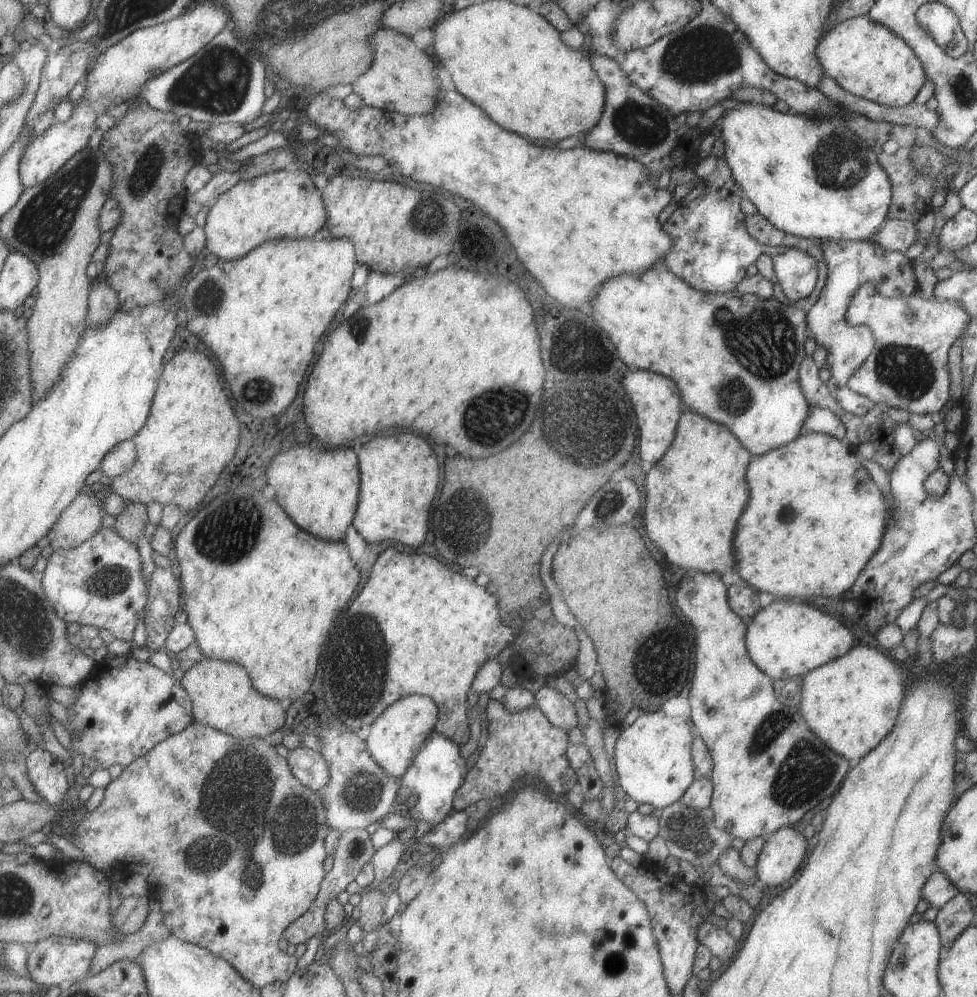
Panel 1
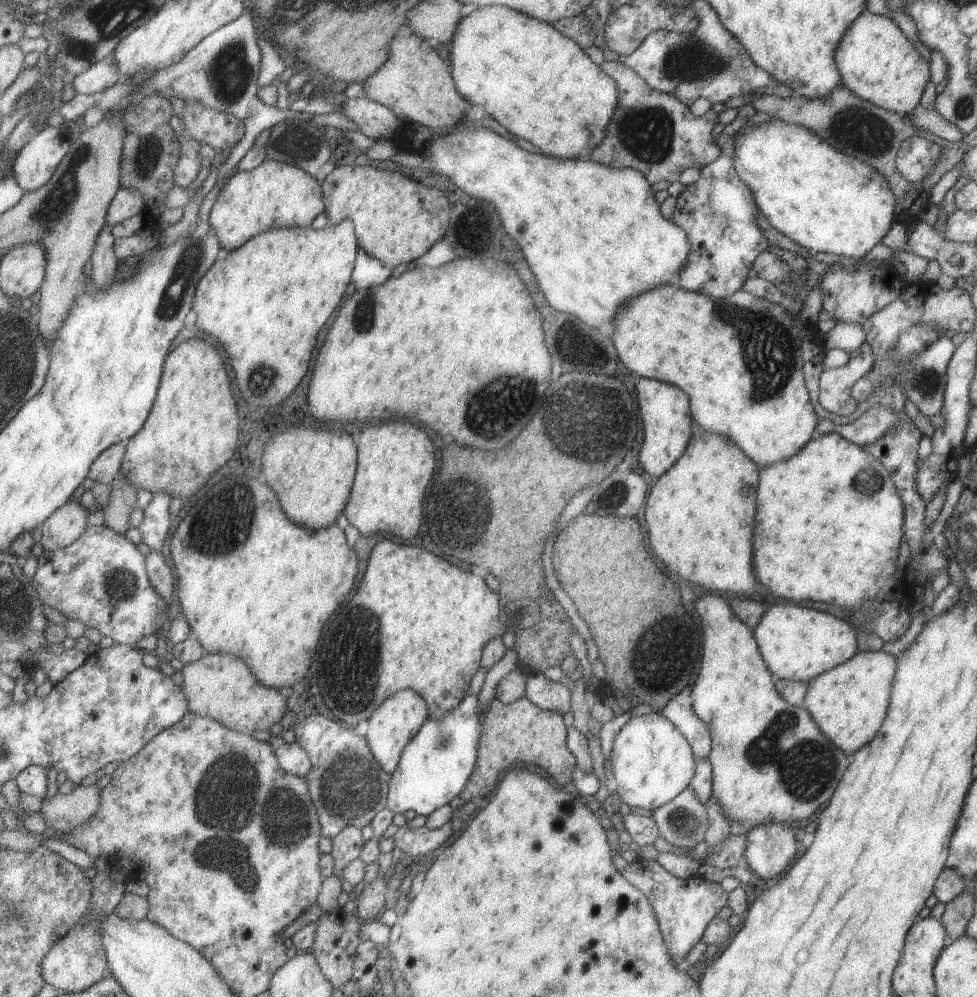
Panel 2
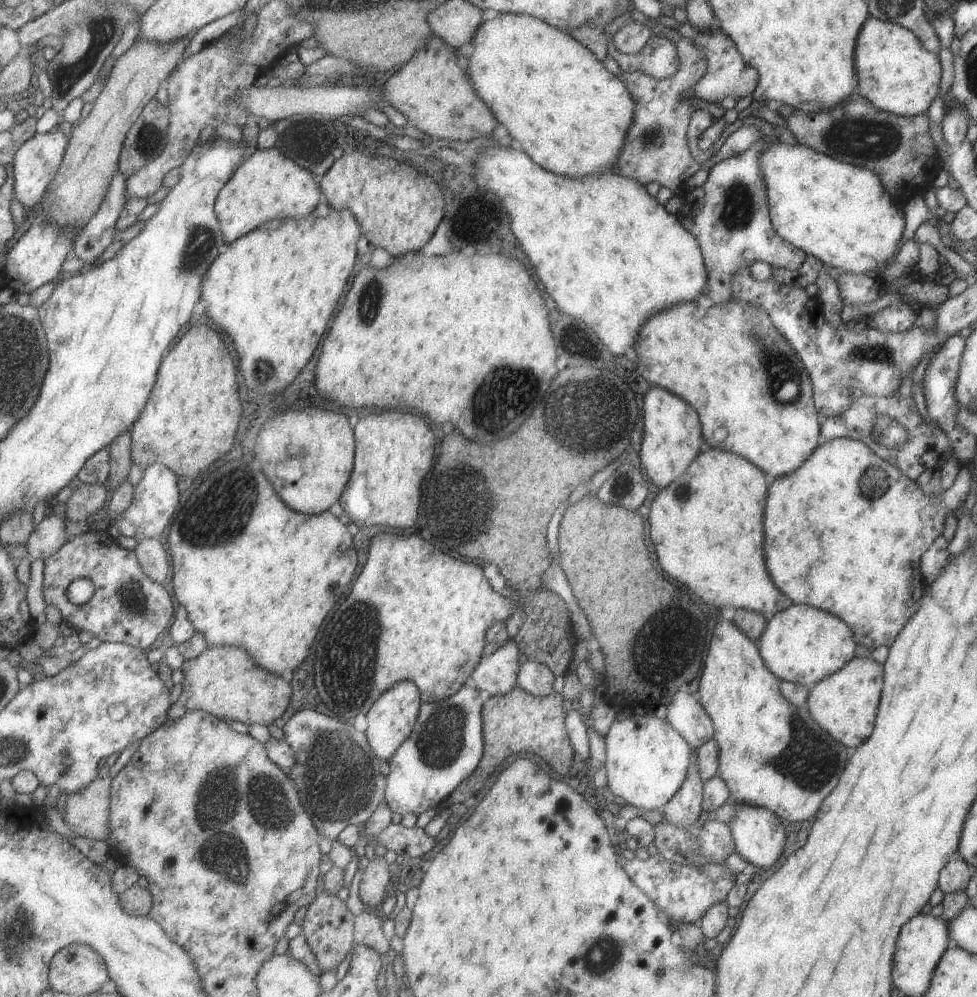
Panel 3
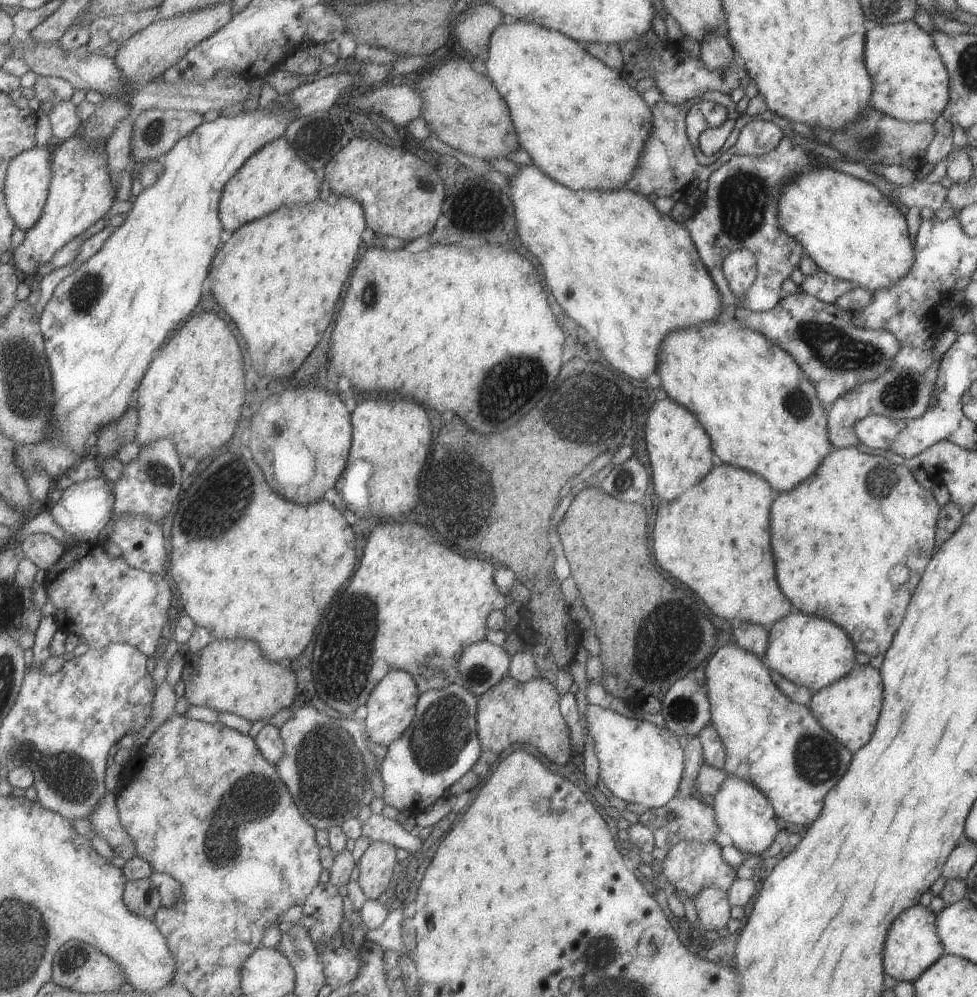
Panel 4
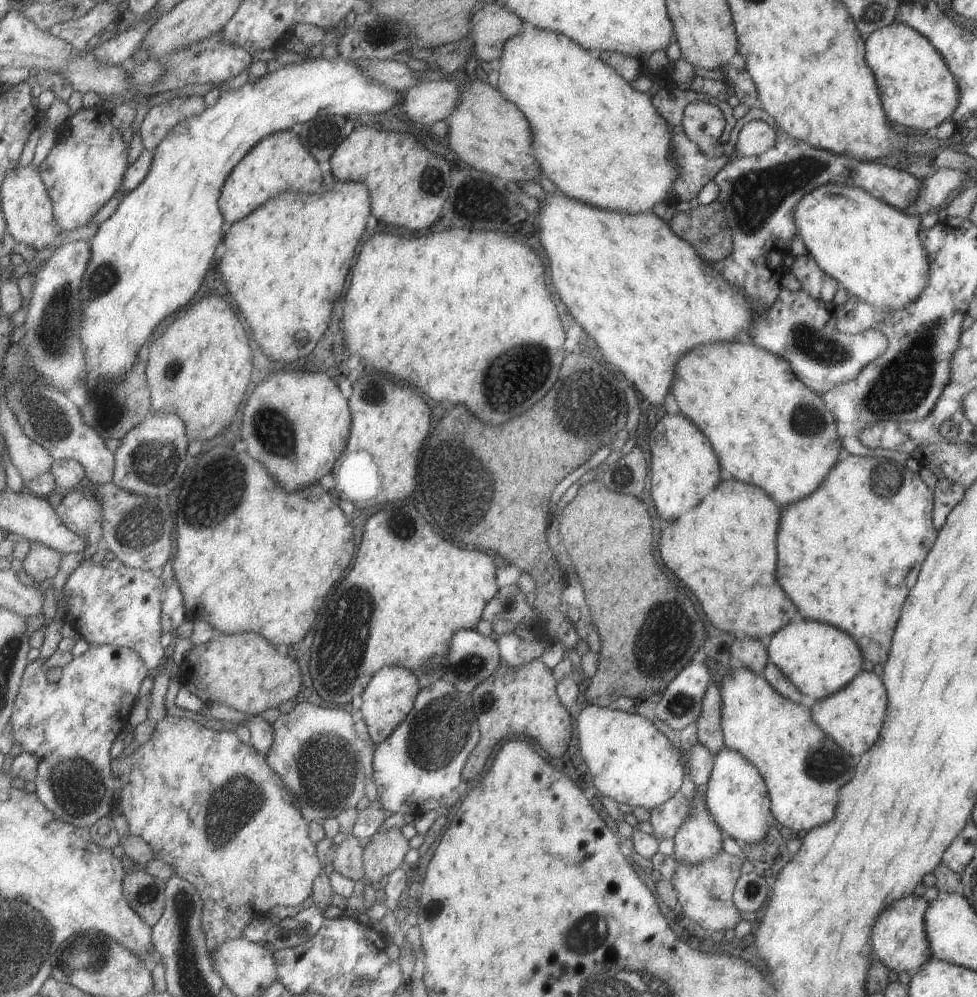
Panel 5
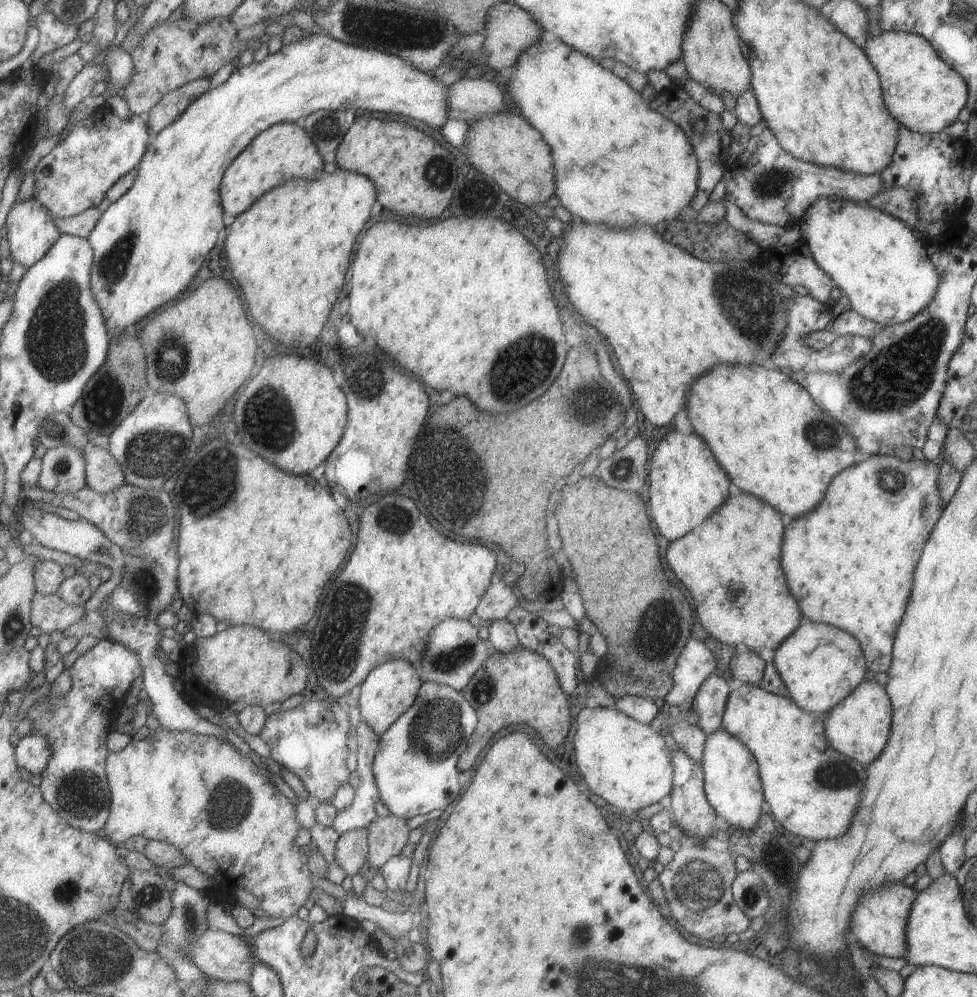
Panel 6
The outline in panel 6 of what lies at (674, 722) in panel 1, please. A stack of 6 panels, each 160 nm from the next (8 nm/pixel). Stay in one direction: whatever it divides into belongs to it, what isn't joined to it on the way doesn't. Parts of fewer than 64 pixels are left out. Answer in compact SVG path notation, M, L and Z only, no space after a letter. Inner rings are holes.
M589 704L574 720L575 763L589 792L624 812L639 810L671 792L670 741L613 707Z

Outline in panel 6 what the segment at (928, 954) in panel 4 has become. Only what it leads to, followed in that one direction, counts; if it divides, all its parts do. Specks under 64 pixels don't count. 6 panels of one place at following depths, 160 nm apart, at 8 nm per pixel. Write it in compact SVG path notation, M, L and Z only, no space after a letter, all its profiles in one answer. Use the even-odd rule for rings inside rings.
M891 882L881 888L875 888L871 892L865 892L851 912L849 920L849 932L855 936L857 942L873 955L881 955L890 958L905 956L905 920L909 914L909 908L915 900L916 890L907 887L902 882Z

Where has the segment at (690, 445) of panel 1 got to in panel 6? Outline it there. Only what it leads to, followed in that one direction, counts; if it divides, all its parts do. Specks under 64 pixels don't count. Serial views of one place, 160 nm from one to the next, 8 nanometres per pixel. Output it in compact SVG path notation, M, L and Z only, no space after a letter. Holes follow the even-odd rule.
M739 492L739 494L735 494L735 496L729 496L729 498L721 504L721 508L717 508L713 514L709 514L705 520L701 520L701 522L699 522L693 530L689 530L685 536L681 536L681 538L677 538L677 540L673 540L673 542L667 544L667 554L665 554L667 566L669 566L671 572L687 586L687 590L689 590L693 602L695 602L695 606L693 606L694 616L697 616L697 620L703 624L703 628L701 628L699 622L697 622L697 630L701 632L701 635L711 634L714 639L717 639L721 643L736 648L743 645L748 650L751 650L751 652L755 652L755 654L767 656L789 636L789 632L797 630L799 618L802 619L803 617L799 614L799 608L797 608L793 596L791 596L789 590L787 590L787 584L785 584L785 578L783 578L783 572L781 572L781 562L779 562L779 556L781 556L781 550L779 550L779 546L781 546L781 536L783 536L783 522L781 522L781 518L779 518L779 514L777 514L769 504L761 502L759 498L755 498L755 496L751 496L751 494L745 494L745 492Z

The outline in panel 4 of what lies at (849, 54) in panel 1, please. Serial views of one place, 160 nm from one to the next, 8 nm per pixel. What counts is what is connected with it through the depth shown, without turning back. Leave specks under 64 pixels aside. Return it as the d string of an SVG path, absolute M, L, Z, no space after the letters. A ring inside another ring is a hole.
M915 22L893 23L891 25L869 25L864 39L864 64L873 90L869 106L900 121L929 121L931 124L941 115L948 101L949 76L935 49L929 33L923 32Z

